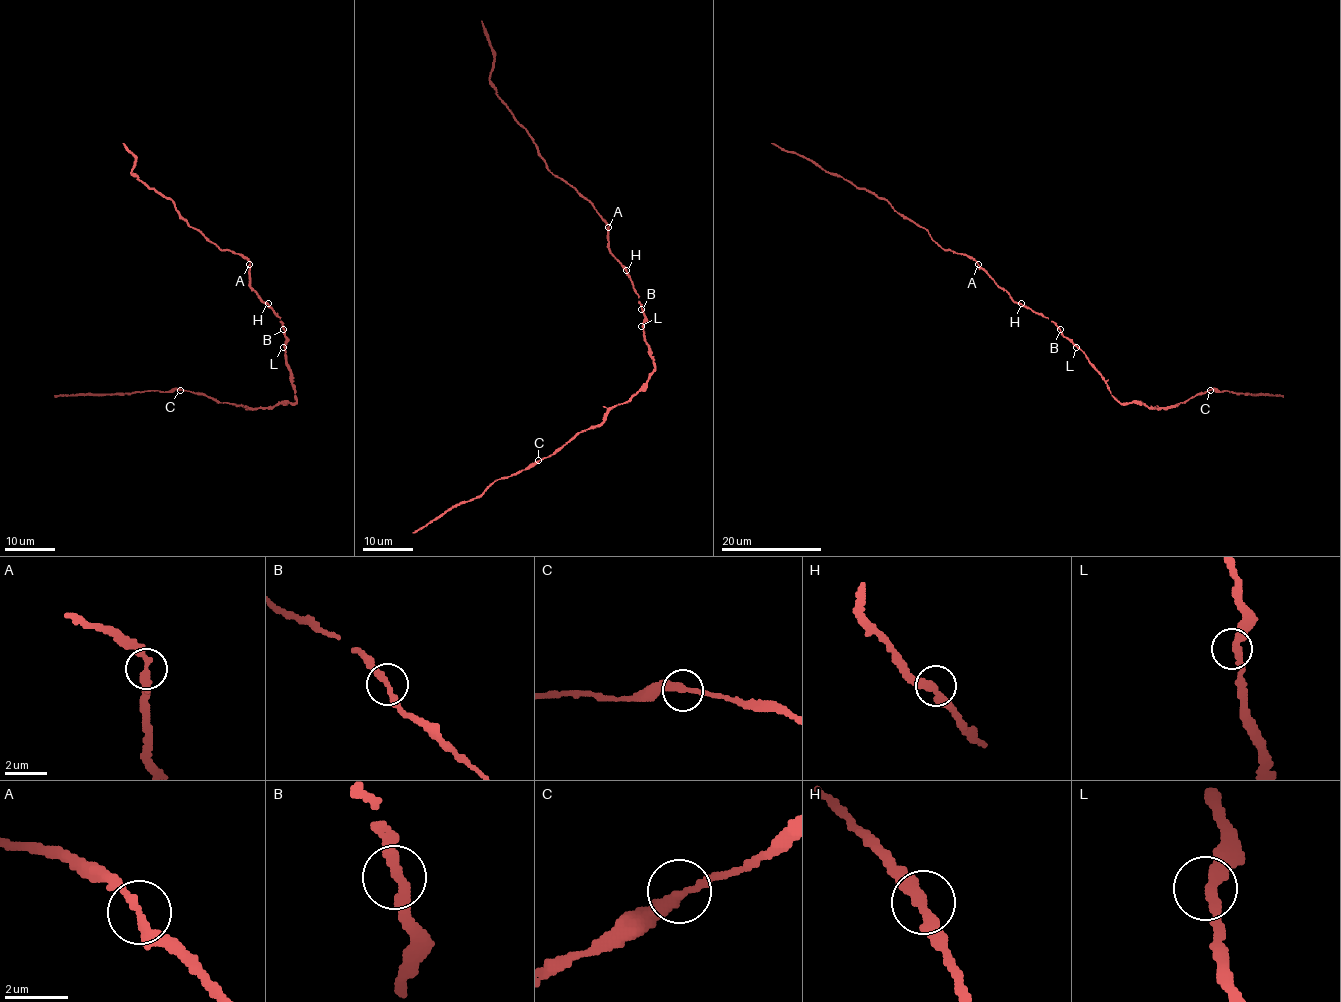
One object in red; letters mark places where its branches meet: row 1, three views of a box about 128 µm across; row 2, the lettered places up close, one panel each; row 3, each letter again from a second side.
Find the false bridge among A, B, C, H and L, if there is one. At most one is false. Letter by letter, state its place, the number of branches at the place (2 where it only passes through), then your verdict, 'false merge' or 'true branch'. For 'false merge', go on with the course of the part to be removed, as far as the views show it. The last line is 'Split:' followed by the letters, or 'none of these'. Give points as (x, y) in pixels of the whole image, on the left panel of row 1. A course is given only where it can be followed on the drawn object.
A: at (249, 264); 2 branches meet; true branch
B: at (283, 329); 2 branches meet; true branch
C: at (180, 390); 2 branches meet; true branch
H: at (268, 303); 2 branches meet; true branch
L: at (283, 347); 2 branches meet; true branch
Split: none of these

